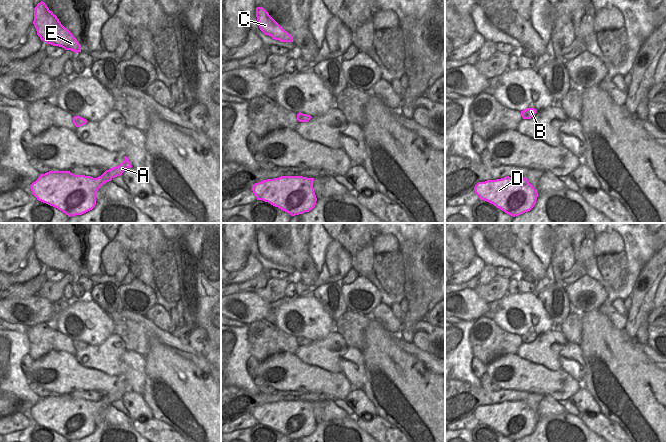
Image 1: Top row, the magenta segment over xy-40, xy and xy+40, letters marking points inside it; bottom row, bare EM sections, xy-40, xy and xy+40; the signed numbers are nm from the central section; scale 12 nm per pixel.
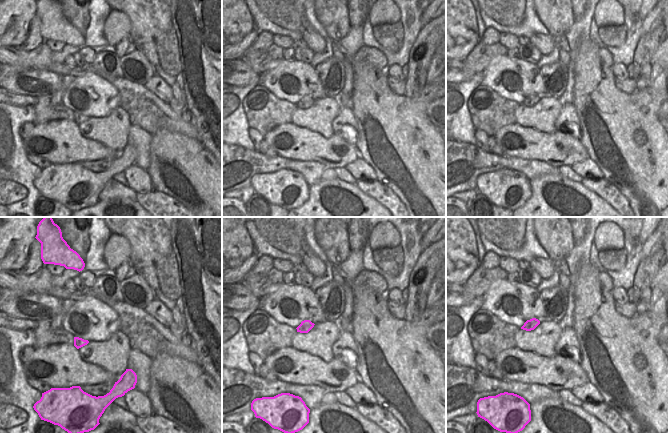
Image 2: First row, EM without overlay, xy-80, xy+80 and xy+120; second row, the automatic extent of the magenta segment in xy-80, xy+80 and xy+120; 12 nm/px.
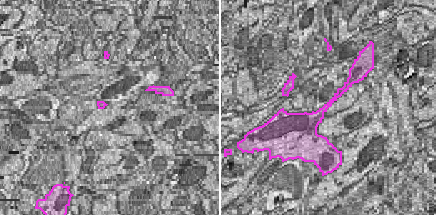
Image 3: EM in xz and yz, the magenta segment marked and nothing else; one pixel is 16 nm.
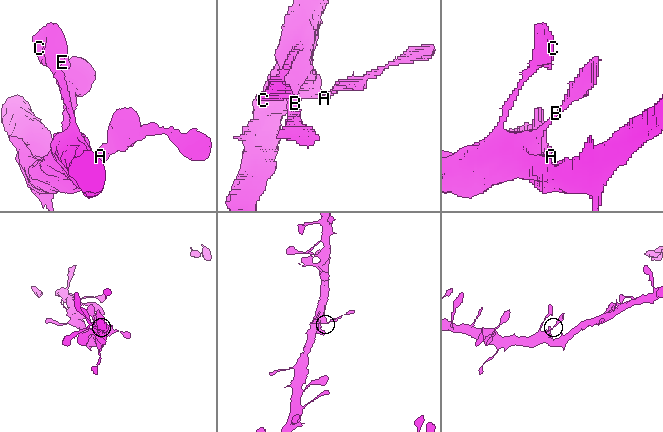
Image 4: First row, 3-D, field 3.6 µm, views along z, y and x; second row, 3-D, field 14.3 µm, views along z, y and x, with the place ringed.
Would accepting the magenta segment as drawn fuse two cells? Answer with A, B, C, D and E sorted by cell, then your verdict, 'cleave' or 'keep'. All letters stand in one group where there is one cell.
A B C D E | keep

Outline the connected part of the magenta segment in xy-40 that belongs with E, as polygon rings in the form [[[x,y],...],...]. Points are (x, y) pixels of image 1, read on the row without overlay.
[[[42,225],[34,232],[33,248],[37,259],[46,268],[59,270],[75,277],[81,276],[81,269],[77,263],[61,248],[57,240]]]

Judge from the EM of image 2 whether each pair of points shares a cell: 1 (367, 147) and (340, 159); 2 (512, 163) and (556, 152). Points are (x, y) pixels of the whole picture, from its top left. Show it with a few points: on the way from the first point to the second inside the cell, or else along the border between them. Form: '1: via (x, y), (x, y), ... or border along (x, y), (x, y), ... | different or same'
1: border along (355, 145), (360, 156) | different
2: border along (506, 155), (542, 160), (549, 165) | different

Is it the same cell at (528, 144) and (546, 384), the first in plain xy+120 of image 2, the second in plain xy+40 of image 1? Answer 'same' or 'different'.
same

